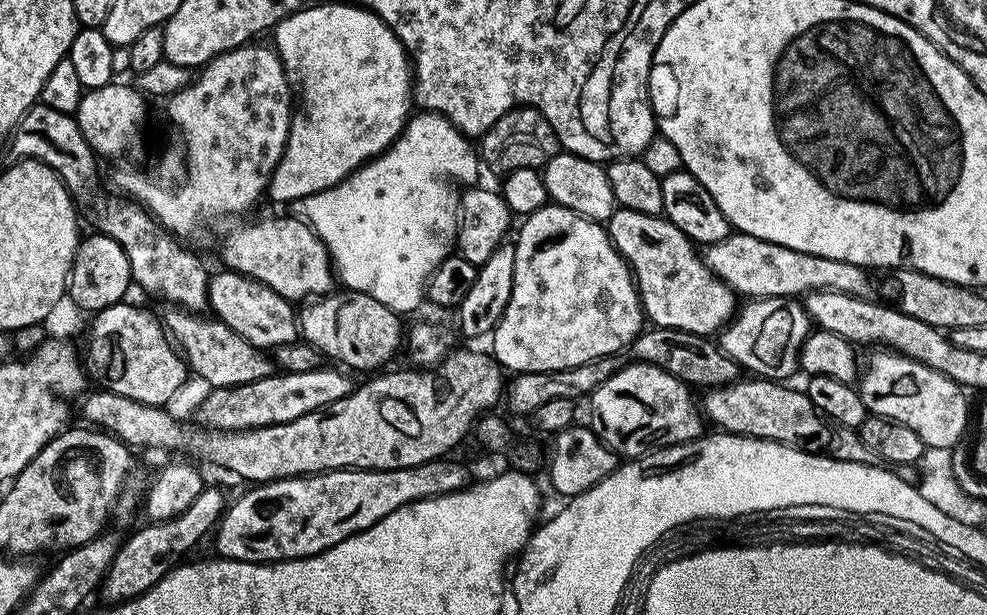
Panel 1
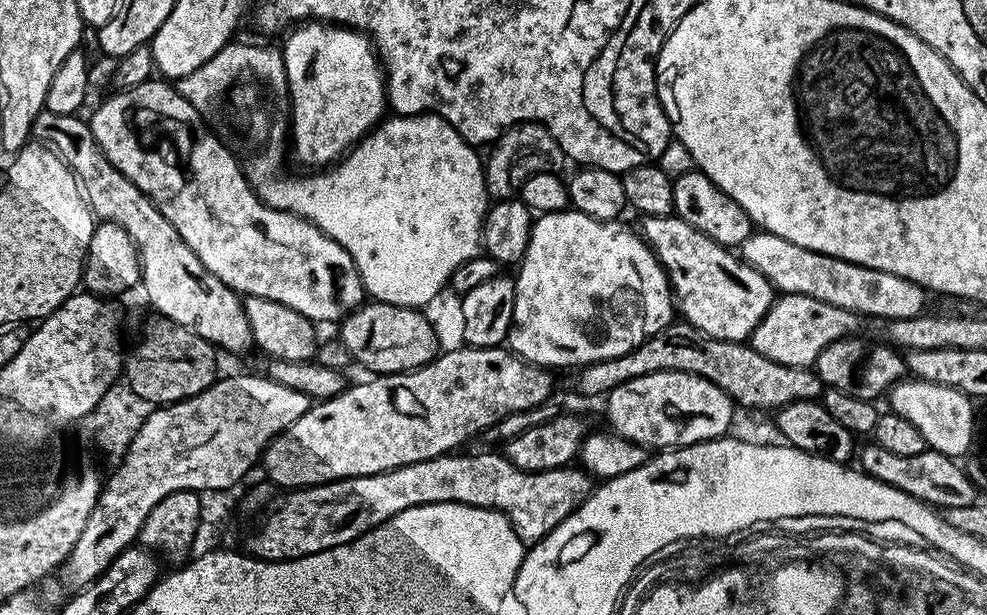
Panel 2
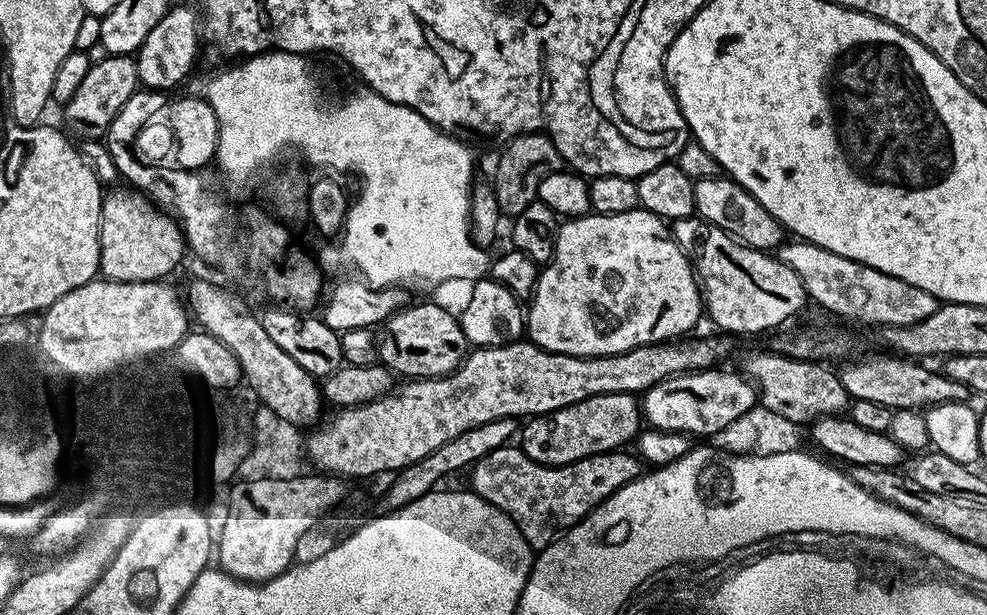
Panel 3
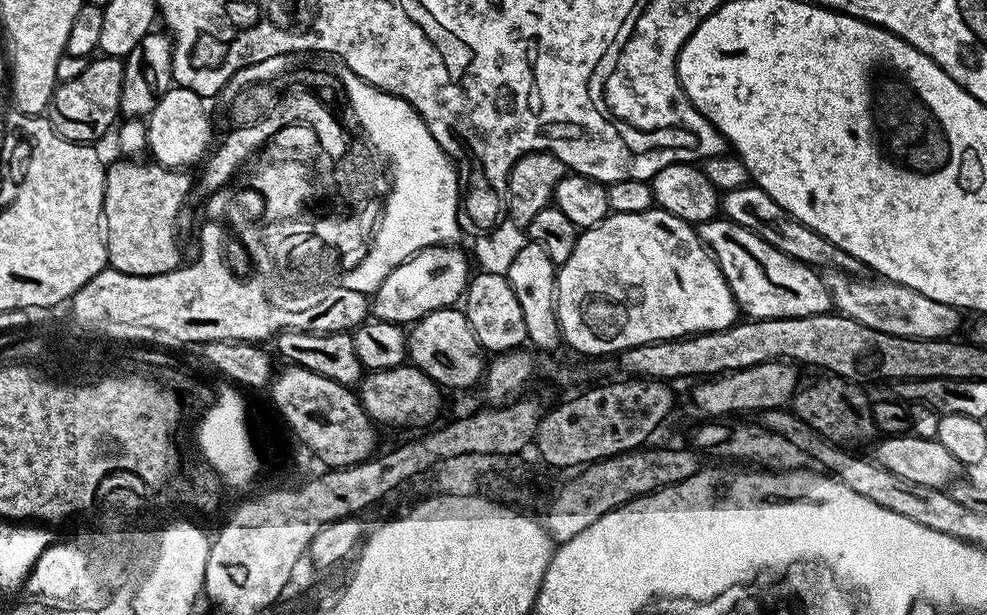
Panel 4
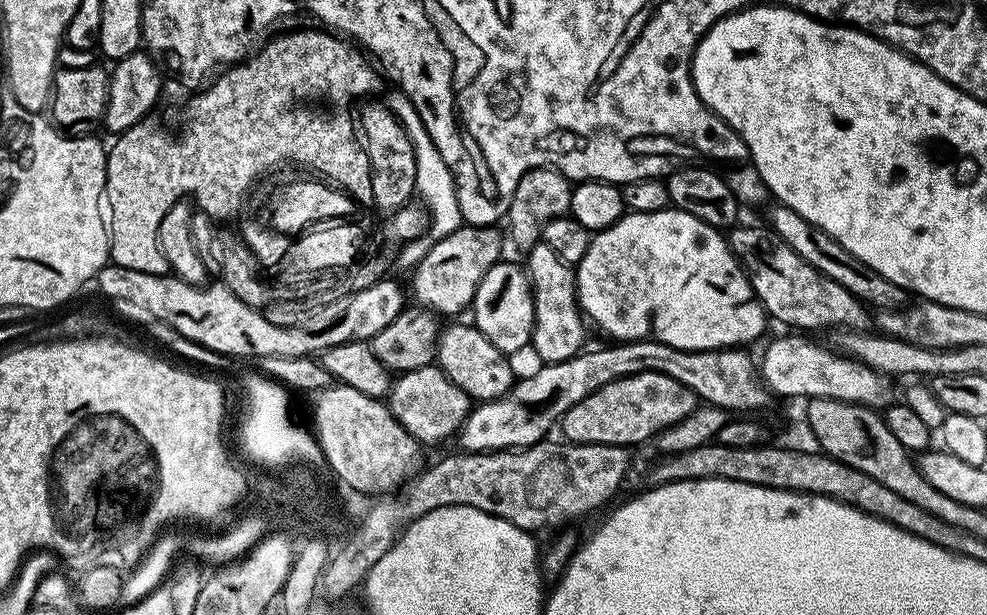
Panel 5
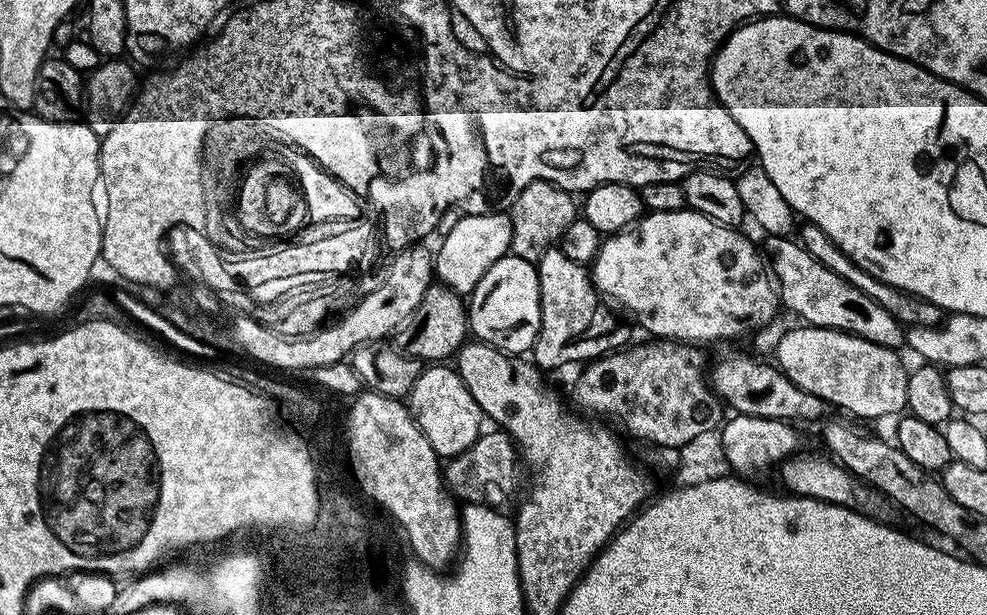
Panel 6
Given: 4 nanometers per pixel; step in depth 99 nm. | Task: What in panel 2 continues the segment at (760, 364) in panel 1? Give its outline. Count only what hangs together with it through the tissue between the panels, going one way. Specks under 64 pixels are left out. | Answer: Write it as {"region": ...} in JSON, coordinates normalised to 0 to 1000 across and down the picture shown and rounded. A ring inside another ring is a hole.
{"region":[[[795,475],[787,480],[782,489],[782,501],[768,524],[768,530],[763,537],[760,558],[772,582],[780,582],[780,589],[788,589],[792,595],[809,595],[810,598],[823,598],[827,590],[829,576],[841,563],[841,556],[847,556],[858,546],[866,548],[871,533],[873,515],[870,507],[862,507],[849,498],[841,498],[841,491],[833,491],[829,485],[821,485],[817,478],[804,478]]]}

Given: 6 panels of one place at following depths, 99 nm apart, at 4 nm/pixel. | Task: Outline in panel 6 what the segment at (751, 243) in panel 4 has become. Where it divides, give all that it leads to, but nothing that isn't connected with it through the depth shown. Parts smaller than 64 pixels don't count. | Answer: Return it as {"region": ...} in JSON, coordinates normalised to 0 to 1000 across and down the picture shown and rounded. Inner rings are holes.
{"region":[[[778,384],[772,397],[780,431],[781,447],[788,470],[791,496],[799,501],[806,514],[812,514],[816,528],[824,533],[840,533],[850,540],[860,540],[869,550],[877,550],[877,556],[886,556],[886,563],[898,563],[912,569],[918,559],[917,528],[890,498],[881,478],[873,478],[869,465],[861,465],[857,452],[849,452],[845,439],[837,439],[829,420],[825,420],[805,389],[793,384]]]}

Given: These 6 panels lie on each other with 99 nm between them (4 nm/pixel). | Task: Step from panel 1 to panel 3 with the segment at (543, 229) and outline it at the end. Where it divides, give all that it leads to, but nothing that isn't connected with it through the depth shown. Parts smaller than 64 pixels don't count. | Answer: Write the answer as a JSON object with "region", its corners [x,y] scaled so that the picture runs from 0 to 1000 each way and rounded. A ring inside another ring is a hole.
{"region":[[[647,337],[634,348],[618,348],[617,351],[597,348],[575,354],[566,366],[559,423],[546,437],[543,472],[539,476],[539,486],[533,501],[533,546],[538,558],[544,559],[546,566],[552,566],[565,576],[621,579],[627,572],[637,572],[651,559],[672,559],[684,554],[686,550],[700,541],[697,538],[708,524],[709,514],[711,520],[711,476],[696,413],[689,403],[688,393],[681,385],[678,366],[671,353]]]}

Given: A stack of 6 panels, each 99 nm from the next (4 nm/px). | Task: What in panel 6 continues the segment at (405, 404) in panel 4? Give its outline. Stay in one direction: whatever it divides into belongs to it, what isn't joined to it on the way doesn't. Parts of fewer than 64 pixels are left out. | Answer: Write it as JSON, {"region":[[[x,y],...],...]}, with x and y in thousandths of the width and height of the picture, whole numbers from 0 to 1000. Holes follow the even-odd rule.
{"region":[[[450,589],[435,590],[427,603],[426,613],[413,636],[411,655],[421,691],[428,706],[432,706],[436,725],[440,725],[443,741],[447,745],[468,738],[488,707],[489,689],[492,689],[490,672],[486,668],[484,654],[480,654],[480,641],[472,634],[472,621],[468,621],[461,597]]]}

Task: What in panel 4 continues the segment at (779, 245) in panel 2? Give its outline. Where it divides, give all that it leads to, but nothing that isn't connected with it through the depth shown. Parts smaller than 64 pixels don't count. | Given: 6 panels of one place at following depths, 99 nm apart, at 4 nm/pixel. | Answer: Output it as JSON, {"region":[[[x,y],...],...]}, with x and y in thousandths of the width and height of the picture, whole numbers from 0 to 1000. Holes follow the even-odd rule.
{"region":[[[846,439],[840,441],[834,454],[843,486],[843,501],[850,512],[865,517],[865,524],[873,524],[873,530],[881,530],[881,537],[894,537],[894,543],[910,543],[914,550],[931,553],[959,553],[972,541],[969,538],[973,533],[974,502],[958,491],[946,491],[946,485],[938,485],[938,478],[922,472],[922,465],[914,465],[895,452],[864,452],[858,442]]]}

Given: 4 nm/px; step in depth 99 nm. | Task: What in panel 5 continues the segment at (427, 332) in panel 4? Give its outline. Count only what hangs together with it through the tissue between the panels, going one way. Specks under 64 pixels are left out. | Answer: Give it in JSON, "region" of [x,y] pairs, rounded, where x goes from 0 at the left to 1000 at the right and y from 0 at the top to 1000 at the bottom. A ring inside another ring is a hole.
{"region":[[[477,525],[458,527],[449,535],[446,551],[442,554],[441,590],[479,652],[504,650],[505,646],[514,641],[521,623],[519,611],[519,592],[514,577],[506,572]]]}

